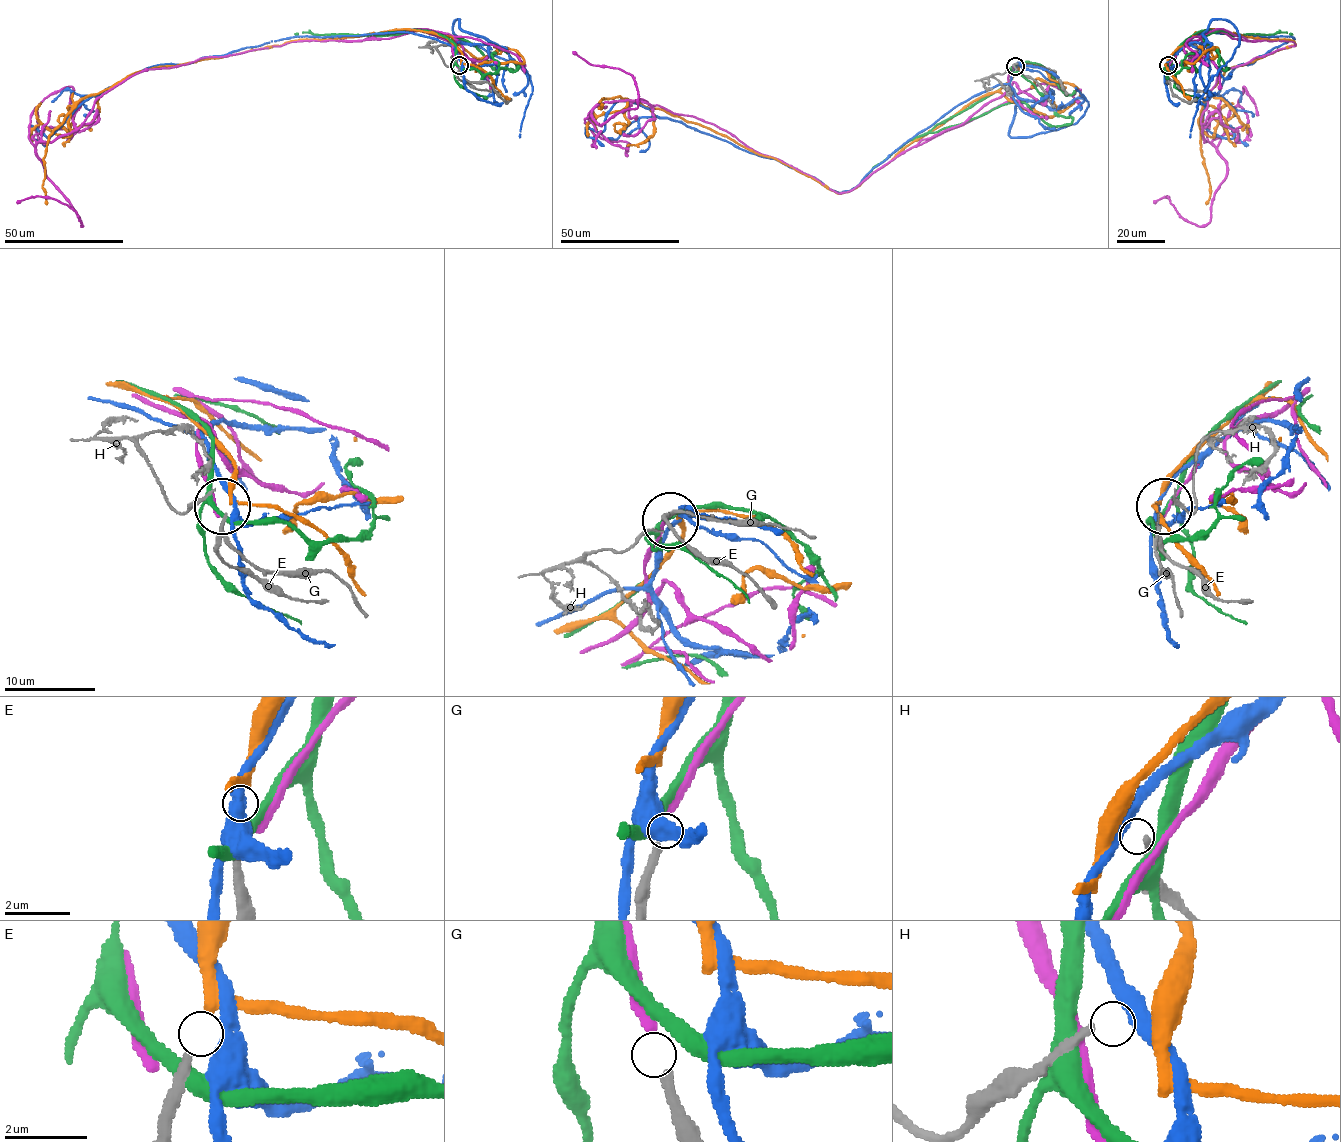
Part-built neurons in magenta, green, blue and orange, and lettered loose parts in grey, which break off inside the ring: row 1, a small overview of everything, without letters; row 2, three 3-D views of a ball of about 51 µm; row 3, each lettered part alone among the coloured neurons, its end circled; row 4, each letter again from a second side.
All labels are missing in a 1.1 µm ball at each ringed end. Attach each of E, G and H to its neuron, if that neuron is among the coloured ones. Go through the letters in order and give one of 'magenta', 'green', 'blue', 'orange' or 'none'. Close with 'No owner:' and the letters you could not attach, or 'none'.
E: orange
G: magenta
H: none
No owner: H

